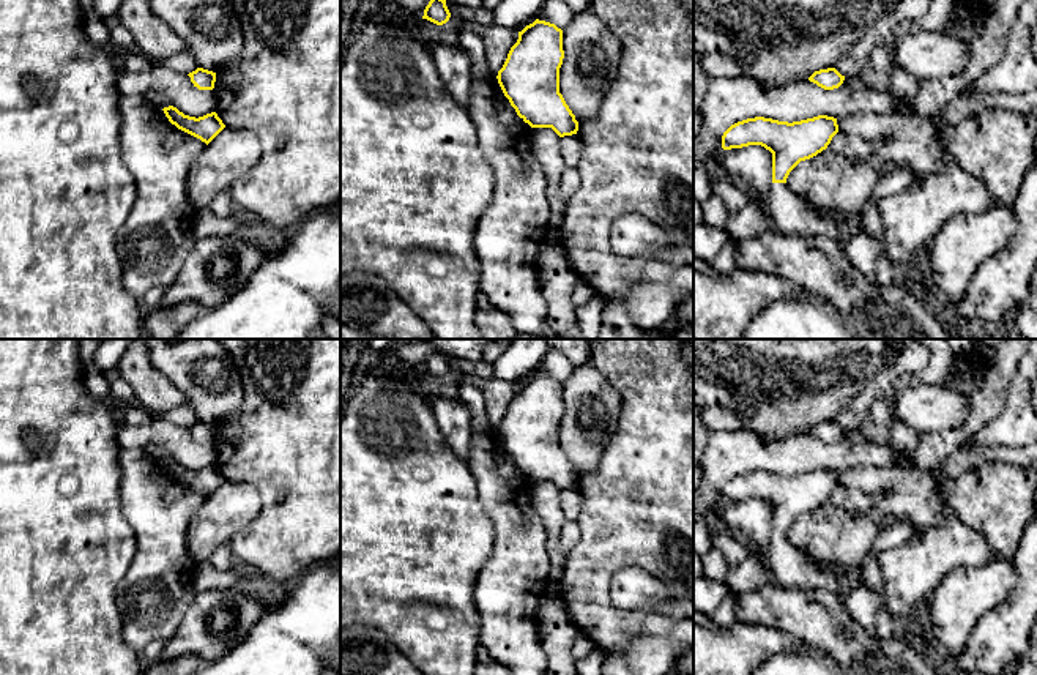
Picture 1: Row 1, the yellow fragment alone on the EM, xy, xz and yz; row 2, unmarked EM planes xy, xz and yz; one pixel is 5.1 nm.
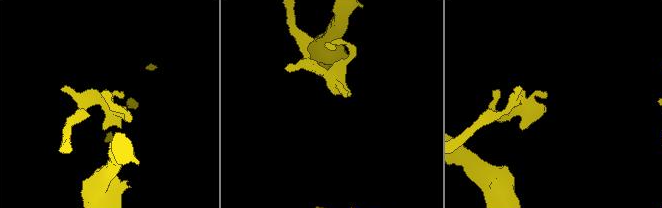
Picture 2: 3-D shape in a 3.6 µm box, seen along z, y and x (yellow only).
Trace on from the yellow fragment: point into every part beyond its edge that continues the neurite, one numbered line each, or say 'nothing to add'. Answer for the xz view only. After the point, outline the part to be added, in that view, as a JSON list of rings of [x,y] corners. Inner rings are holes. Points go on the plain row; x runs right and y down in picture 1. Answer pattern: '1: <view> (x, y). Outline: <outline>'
nothing to add

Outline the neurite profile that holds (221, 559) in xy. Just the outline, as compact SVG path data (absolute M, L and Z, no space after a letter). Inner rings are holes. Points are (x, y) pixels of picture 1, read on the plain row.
M225 544L225 546L219 546L211 558L210 558L210 563L221 569L221 571L235 571L238 569L238 561L236 558L232 555L232 550L230 547Z

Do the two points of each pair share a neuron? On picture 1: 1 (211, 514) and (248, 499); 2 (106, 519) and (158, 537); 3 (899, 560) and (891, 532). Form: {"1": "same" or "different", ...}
{"1": "same", "2": "different", "3": "different"}

